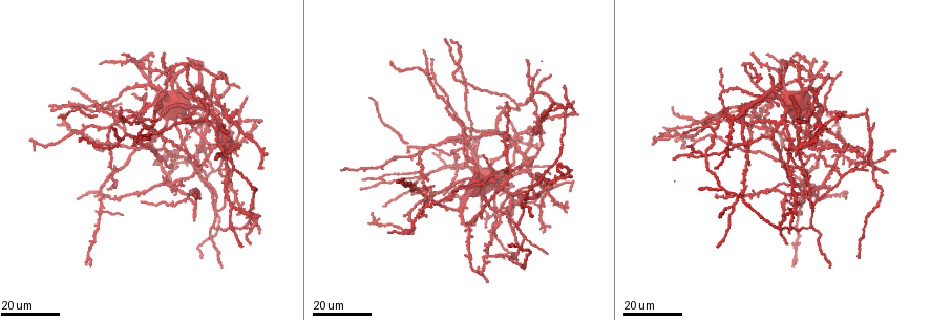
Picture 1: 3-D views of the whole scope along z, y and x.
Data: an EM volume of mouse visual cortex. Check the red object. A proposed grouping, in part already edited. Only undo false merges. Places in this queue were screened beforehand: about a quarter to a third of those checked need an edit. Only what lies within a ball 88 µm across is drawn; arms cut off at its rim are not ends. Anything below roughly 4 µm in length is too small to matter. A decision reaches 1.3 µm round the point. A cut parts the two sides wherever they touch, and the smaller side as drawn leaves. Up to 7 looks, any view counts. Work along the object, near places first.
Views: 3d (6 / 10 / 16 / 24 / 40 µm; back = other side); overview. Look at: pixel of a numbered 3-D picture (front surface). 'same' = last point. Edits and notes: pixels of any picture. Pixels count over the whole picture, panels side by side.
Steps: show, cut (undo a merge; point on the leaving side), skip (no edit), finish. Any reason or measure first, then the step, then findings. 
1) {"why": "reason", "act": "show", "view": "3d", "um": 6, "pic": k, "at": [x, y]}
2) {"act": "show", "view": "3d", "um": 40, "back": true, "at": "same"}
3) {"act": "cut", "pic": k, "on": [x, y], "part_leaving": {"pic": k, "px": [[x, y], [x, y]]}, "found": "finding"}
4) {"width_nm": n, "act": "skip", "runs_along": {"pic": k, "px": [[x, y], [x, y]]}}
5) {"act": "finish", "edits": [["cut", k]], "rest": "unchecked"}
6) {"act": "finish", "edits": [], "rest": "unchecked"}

{"why": "three-way junction", "act": "show", "view": "3d", "um": 24, "pic": 1, "at": [814, 78]}

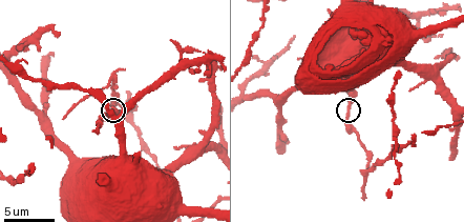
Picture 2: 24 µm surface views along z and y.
{"why": "closer look", "act": "show", "view": "3d", "um": 6, "pic": 2, "at": [349, 107]}

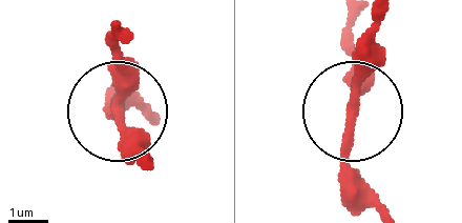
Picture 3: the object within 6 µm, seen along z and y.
{"width_nm": 270, "act": "skip", "found": "all the same cell"}

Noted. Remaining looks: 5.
{"why": "arms part here", "act": "show", "view": "3d", "um": 16, "pic": 1, "at": [485, 255]}

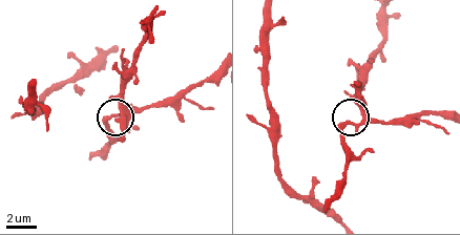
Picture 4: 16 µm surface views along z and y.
{"act": "show", "view": "3d", "um": 10, "pic": 4, "at": [363, 122]}

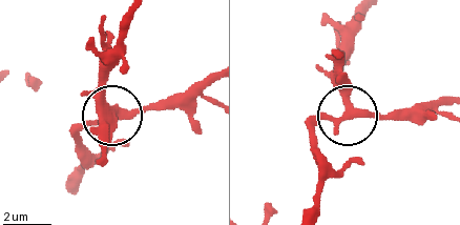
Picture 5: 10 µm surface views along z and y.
{"side_arm_um": 9, "act": "skip", "found": "all the same cell"}

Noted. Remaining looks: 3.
{"why": "thin arm on a thick one", "act": "show", "view": "3d", "um": 24, "pic": 1, "at": [200, 134]}

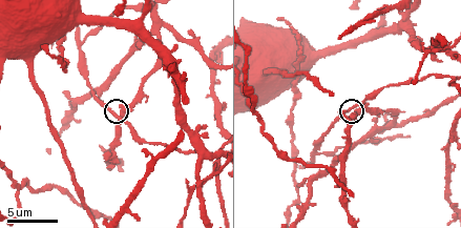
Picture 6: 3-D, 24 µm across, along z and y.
{"why": "zoom in", "act": "show", "view": "3d", "um": 10, "pic": 6, "at": [350, 106]}

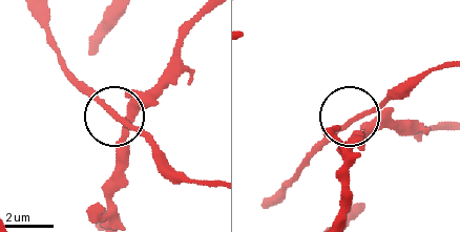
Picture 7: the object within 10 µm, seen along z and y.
{"act": "skip", "found": "continuous, no second cell"}

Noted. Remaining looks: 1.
{"act": "finish", "edits": [], "rest": "unchecked"}

